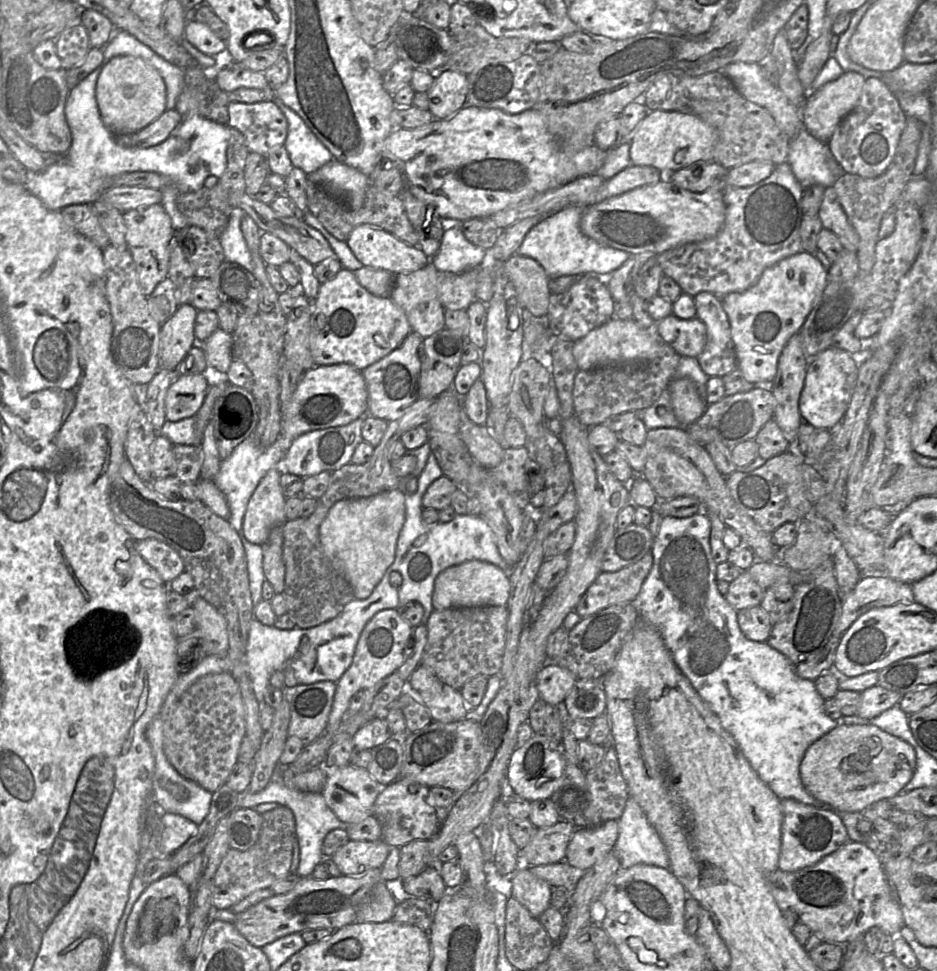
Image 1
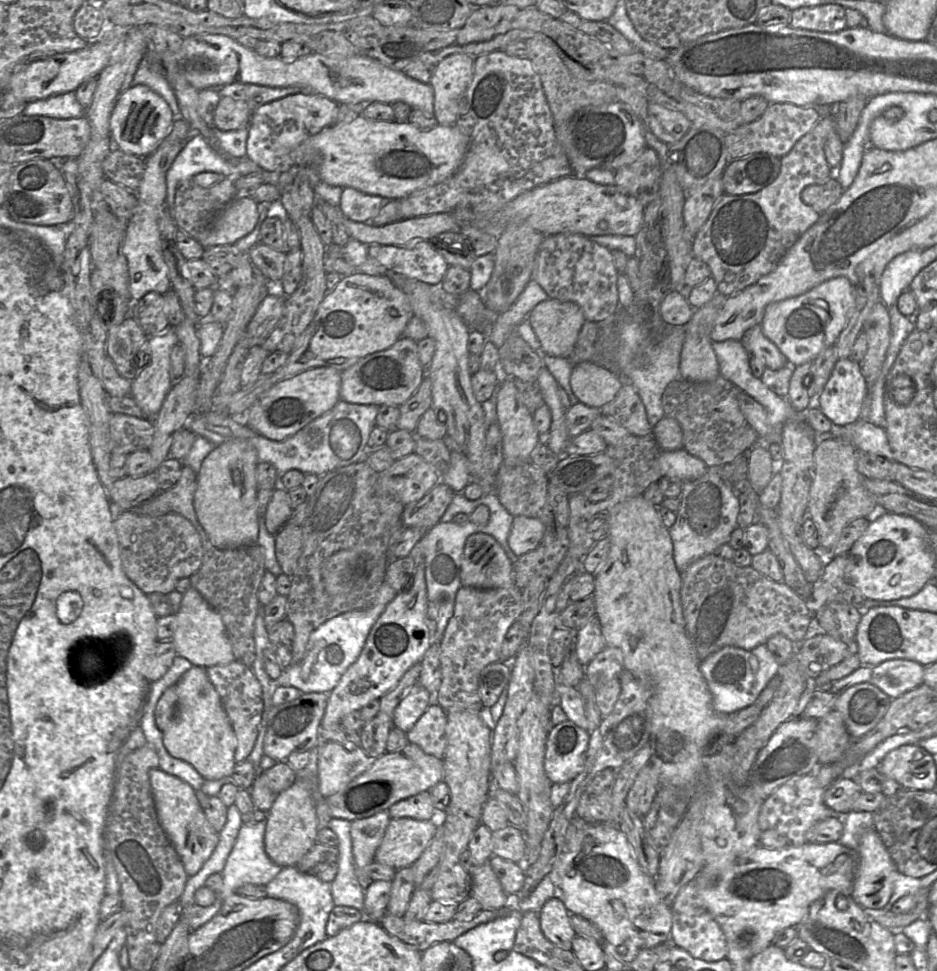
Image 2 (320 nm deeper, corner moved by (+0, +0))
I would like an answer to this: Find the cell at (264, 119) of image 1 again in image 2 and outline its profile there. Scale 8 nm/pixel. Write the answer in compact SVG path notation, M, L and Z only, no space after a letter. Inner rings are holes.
M301 91L265 103L251 112L246 156L267 174L277 175L286 171L294 165L290 153L309 136L334 124L338 112L337 102L311 91Z

